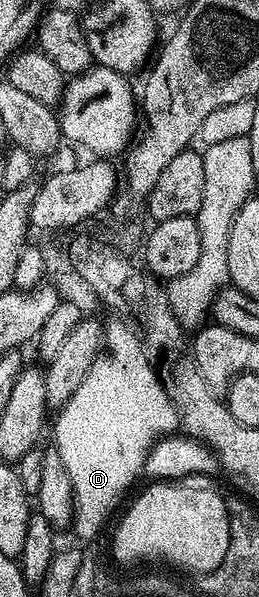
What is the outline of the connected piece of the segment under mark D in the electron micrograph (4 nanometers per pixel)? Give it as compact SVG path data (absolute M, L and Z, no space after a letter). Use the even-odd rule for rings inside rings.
M114 323L111 327L107 326L104 331L104 350L98 356L98 360L92 365L92 369L84 377L84 381L76 389L76 393L72 393L72 397L66 404L57 412L58 424L54 427L53 442L58 448L60 457L64 461L64 465L68 469L68 477L72 477L72 489L74 490L74 521L72 524L72 531L75 531L82 539L94 539L102 531L102 526L106 523L106 518L114 511L114 506L118 503L118 498L129 489L134 483L134 478L139 474L143 474L146 459L153 450L154 444L165 436L169 436L171 432L177 428L180 423L180 416L177 406L172 398L171 392L164 386L163 380L160 378L159 372L155 367L146 360L146 355L142 352L142 347L138 344L138 339L126 327L121 327L120 324Z

